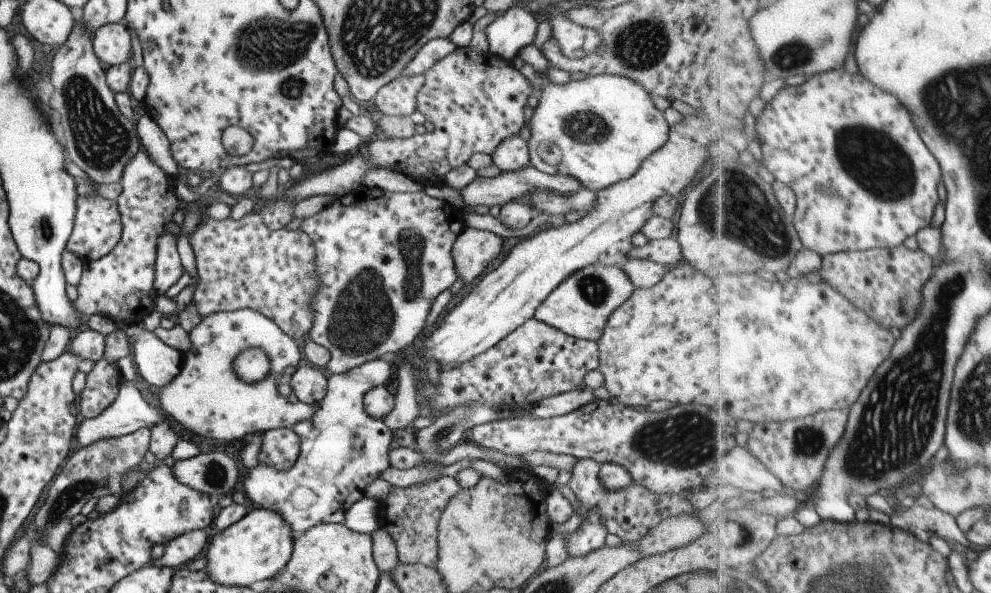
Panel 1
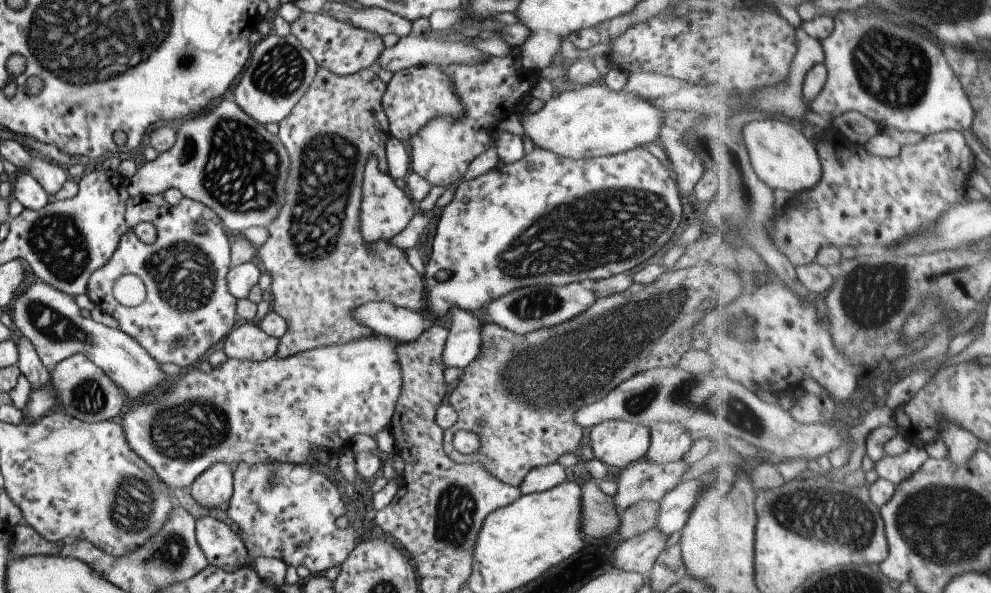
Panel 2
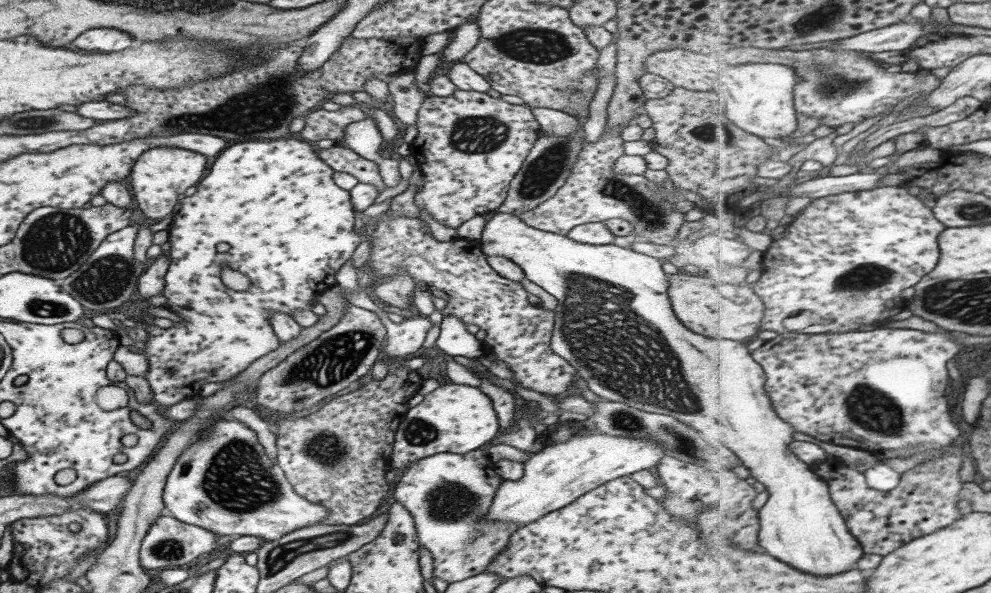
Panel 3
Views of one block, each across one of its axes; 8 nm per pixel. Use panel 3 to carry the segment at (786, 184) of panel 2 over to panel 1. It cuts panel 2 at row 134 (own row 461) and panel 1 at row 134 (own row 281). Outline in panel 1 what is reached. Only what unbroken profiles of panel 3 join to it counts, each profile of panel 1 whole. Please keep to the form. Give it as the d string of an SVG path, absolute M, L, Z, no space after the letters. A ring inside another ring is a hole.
M535 45L521 46L515 56L541 76L526 143L531 167L548 175L571 177L583 189L598 191L635 174L639 165L667 142L663 111L653 105L650 94L635 80L595 74L563 85L553 84L545 78L549 63Z

